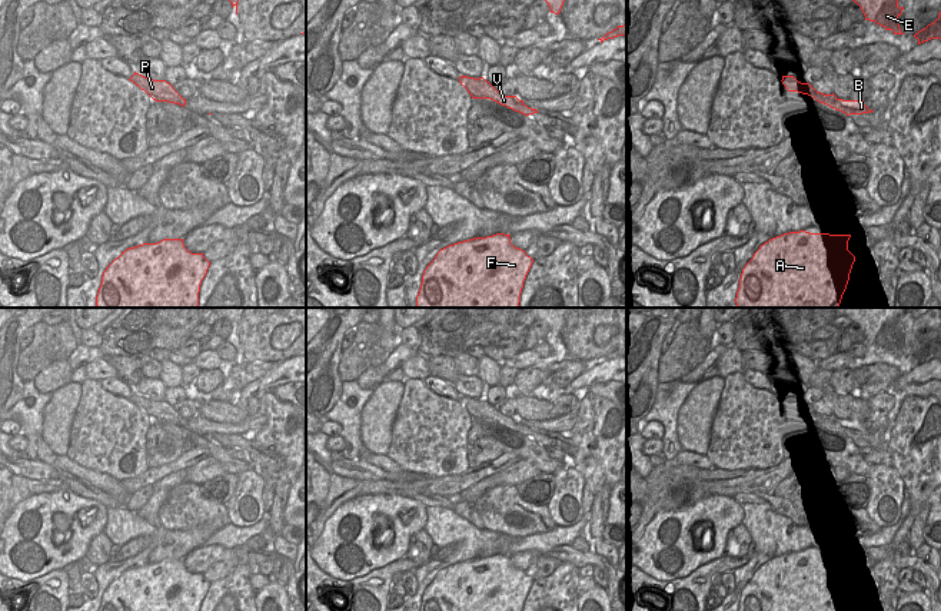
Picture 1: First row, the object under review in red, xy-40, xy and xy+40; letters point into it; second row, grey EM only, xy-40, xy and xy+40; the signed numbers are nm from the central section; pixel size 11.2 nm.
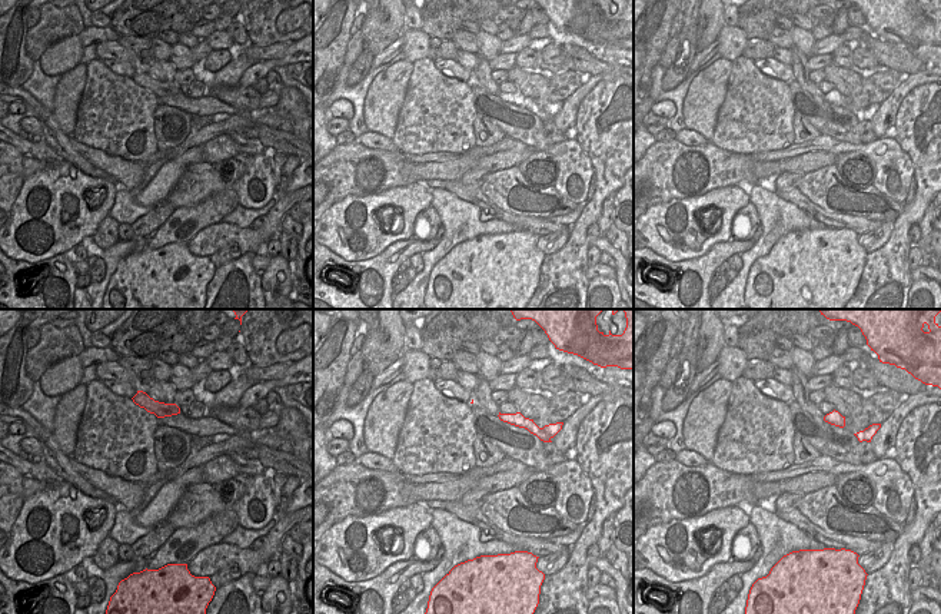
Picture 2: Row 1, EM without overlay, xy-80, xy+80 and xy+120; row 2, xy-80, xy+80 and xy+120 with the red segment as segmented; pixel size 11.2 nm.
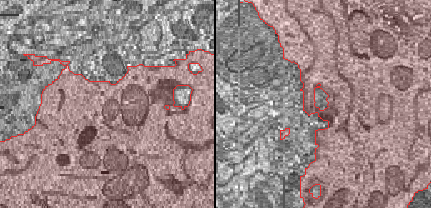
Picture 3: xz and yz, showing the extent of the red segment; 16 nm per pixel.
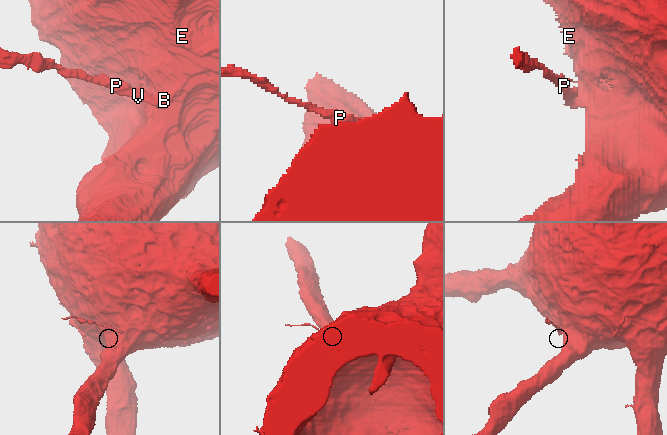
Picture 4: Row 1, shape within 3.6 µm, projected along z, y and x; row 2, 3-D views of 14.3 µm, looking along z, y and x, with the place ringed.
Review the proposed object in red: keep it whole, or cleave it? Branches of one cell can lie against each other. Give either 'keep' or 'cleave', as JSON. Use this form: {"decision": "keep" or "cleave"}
{"decision": "cleave"}

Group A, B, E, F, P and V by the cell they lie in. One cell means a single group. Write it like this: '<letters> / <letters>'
A B E F / P V

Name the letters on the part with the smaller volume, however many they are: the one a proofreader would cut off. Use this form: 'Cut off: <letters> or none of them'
Cut off: P, V

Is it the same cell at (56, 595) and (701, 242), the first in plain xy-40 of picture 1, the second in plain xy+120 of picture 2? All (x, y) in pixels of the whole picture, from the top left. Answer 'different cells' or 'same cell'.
different cells

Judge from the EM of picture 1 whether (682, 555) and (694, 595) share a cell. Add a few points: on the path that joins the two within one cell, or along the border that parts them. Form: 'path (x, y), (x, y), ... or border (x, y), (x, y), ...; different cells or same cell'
border (718, 558), (697, 567), (684, 577), (655, 580); different cells

